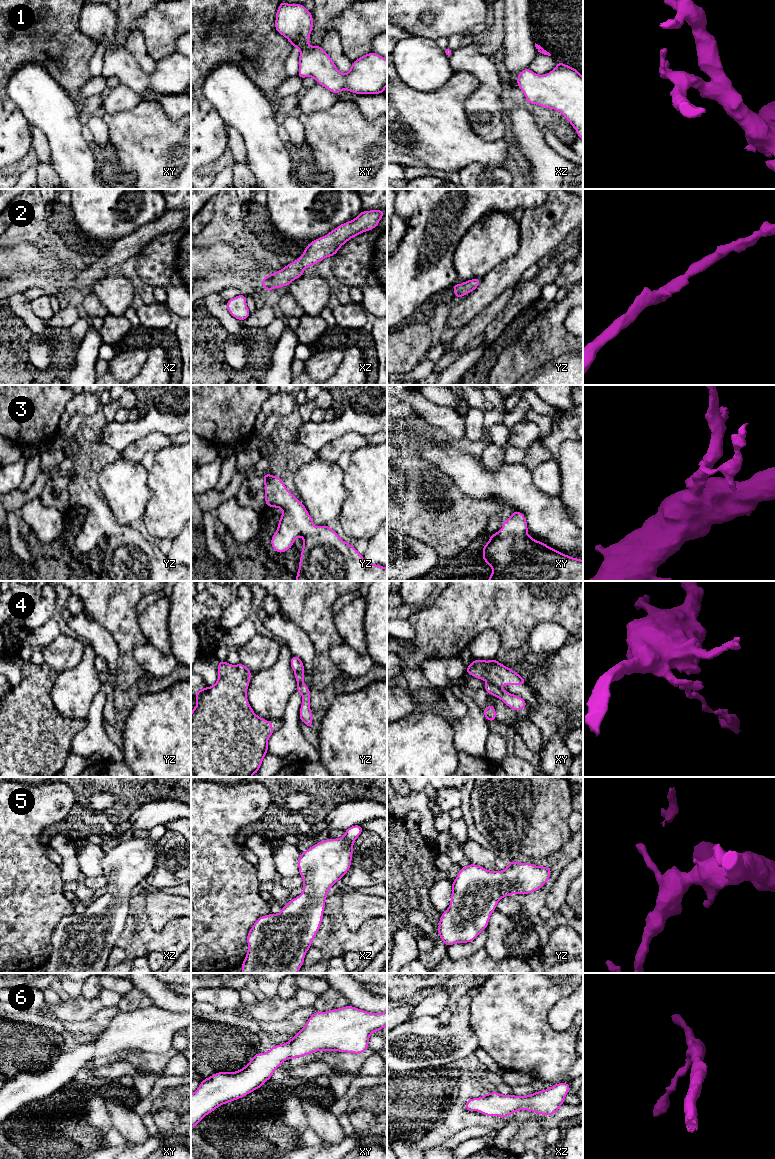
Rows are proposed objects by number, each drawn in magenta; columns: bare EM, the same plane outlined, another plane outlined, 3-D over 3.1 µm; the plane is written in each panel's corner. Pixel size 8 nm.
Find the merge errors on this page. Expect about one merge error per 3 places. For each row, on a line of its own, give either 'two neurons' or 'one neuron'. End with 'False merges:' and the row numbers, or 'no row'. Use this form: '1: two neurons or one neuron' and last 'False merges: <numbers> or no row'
1: one neuron
2: one neuron
3: one neuron
4: two neurons
5: one neuron
6: one neuron
False merges: 4

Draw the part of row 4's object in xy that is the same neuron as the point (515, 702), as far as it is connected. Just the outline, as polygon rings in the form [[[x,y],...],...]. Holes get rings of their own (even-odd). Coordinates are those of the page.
[[[488,682],[484,684],[484,689],[488,694],[501,699],[508,707],[512,708],[514,711],[520,711],[528,706],[523,698],[511,694],[504,689],[493,685],[492,683]]]

